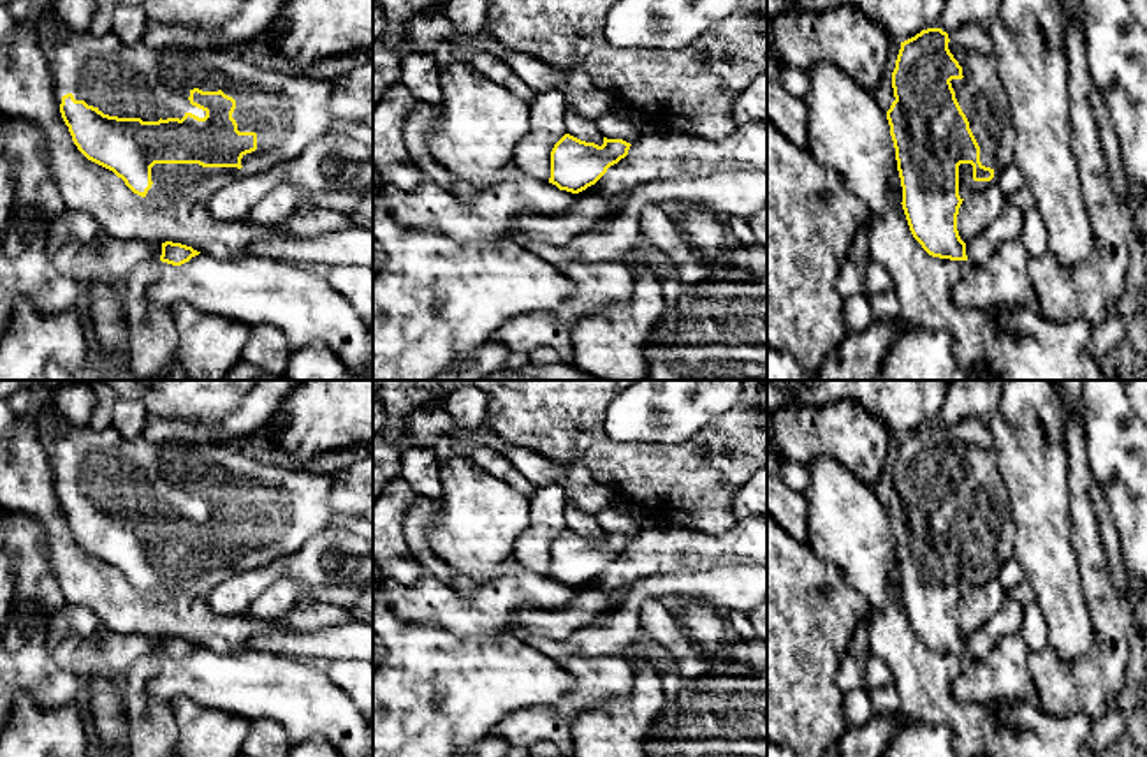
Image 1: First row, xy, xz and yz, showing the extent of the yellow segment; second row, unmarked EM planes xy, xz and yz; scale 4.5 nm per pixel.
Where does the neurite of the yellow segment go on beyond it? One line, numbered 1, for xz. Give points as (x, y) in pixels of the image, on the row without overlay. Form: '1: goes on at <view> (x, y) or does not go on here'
1: does not go on here

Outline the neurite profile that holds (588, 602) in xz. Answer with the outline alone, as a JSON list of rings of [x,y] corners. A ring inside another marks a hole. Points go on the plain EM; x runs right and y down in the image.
[[[582,584],[575,588],[574,599],[563,607],[519,609],[515,614],[512,614],[514,618],[505,634],[510,634],[524,643],[530,637],[563,641],[614,607],[616,604],[610,595],[595,586]]]

